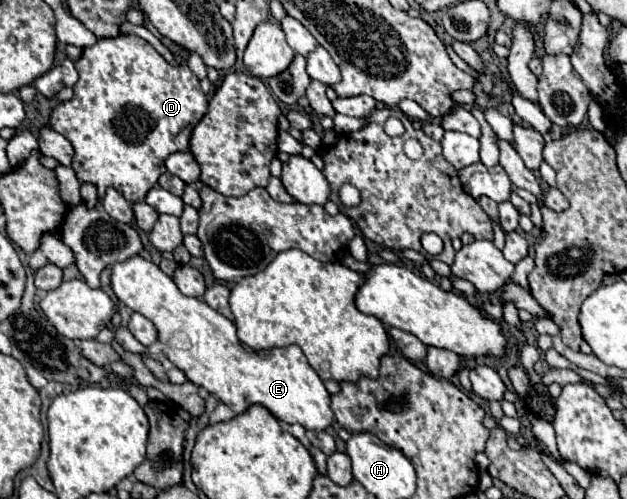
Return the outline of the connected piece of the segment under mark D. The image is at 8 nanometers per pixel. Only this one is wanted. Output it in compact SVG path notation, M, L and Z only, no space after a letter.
M136 35L98 39L96 45L84 49L82 57L76 61L76 69L80 79L74 85L74 97L52 109L48 125L72 143L72 169L76 171L80 183L96 185L98 201L104 199L104 191L108 187L120 191L130 203L142 201L144 195L158 183L158 177L166 171L164 159L170 153L188 151L192 127L196 127L208 109L200 81L188 69L184 59L180 59L180 67L172 67L152 45Z

